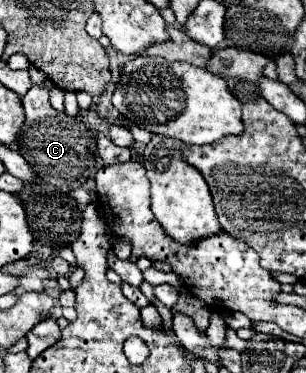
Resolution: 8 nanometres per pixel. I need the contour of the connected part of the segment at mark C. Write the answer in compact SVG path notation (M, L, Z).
M46 79L42 85L32 85L30 91L22 97L26 121L16 137L16 143L22 157L30 163L30 167L42 181L62 191L70 191L78 189L90 175L94 175L98 155L96 131L88 129L80 119L54 109L48 101L52 87L54 85Z

